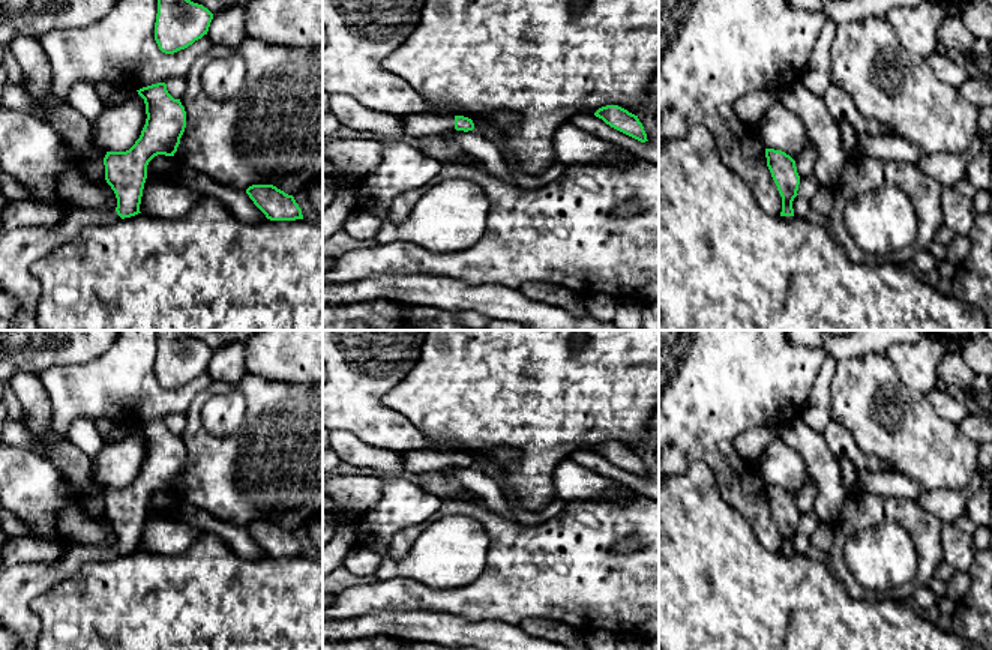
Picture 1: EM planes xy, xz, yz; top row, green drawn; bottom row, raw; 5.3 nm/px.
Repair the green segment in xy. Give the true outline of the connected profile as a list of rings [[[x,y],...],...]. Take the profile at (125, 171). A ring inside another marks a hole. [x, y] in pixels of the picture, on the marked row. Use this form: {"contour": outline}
{"contour": [[[165,83],[152,84],[137,90],[146,104],[146,125],[140,138],[126,152],[107,152],[104,158],[105,180],[111,186],[117,198],[114,212],[69,209],[60,227],[50,230],[48,227],[33,225],[12,231],[0,233],[0,284],[18,300],[18,309],[11,320],[9,330],[42,330],[36,321],[36,303],[41,296],[41,284],[32,275],[32,266],[47,257],[53,249],[74,240],[87,225],[110,224],[117,219],[135,216],[140,212],[144,183],[147,179],[147,165],[158,156],[174,156],[180,144],[180,138],[186,128],[186,111],[180,99],[174,99]]]}

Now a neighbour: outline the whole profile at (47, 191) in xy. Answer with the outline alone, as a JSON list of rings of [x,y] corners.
[[[0,104],[0,165],[24,185],[29,200],[83,209],[114,212],[111,186],[87,179],[65,138],[44,116],[24,114]]]

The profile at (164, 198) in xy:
[[[146,179],[140,212],[158,218],[180,218],[204,195],[182,182]]]

